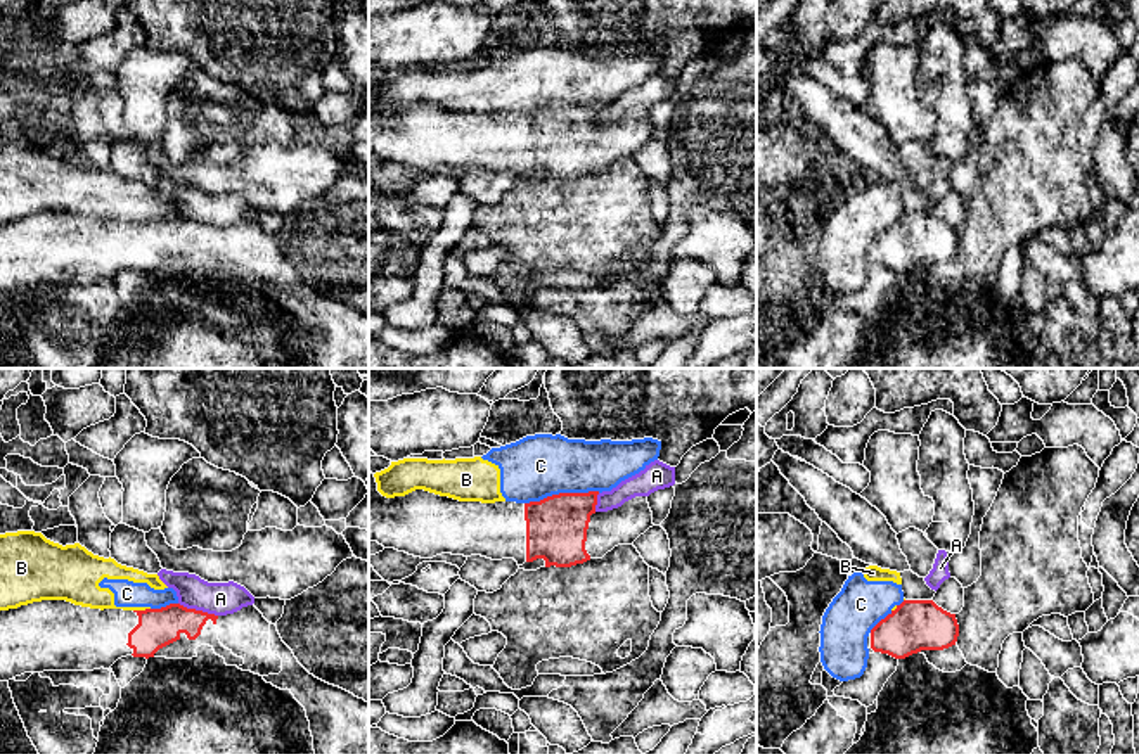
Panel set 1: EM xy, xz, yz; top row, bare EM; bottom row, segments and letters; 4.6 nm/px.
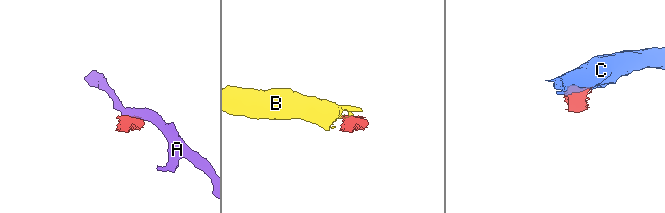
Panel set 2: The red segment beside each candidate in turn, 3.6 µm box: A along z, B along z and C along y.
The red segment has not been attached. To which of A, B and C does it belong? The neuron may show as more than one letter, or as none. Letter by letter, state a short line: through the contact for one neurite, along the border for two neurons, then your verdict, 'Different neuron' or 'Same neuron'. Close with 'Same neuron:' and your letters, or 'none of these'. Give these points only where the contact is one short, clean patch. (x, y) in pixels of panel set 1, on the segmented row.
A: Line: xy (179, 602), (217, 616). Different neuron
B: Line: xy (149, 607), (134, 611). Different neuron
C: Different neuron
Same neuron: none of these

